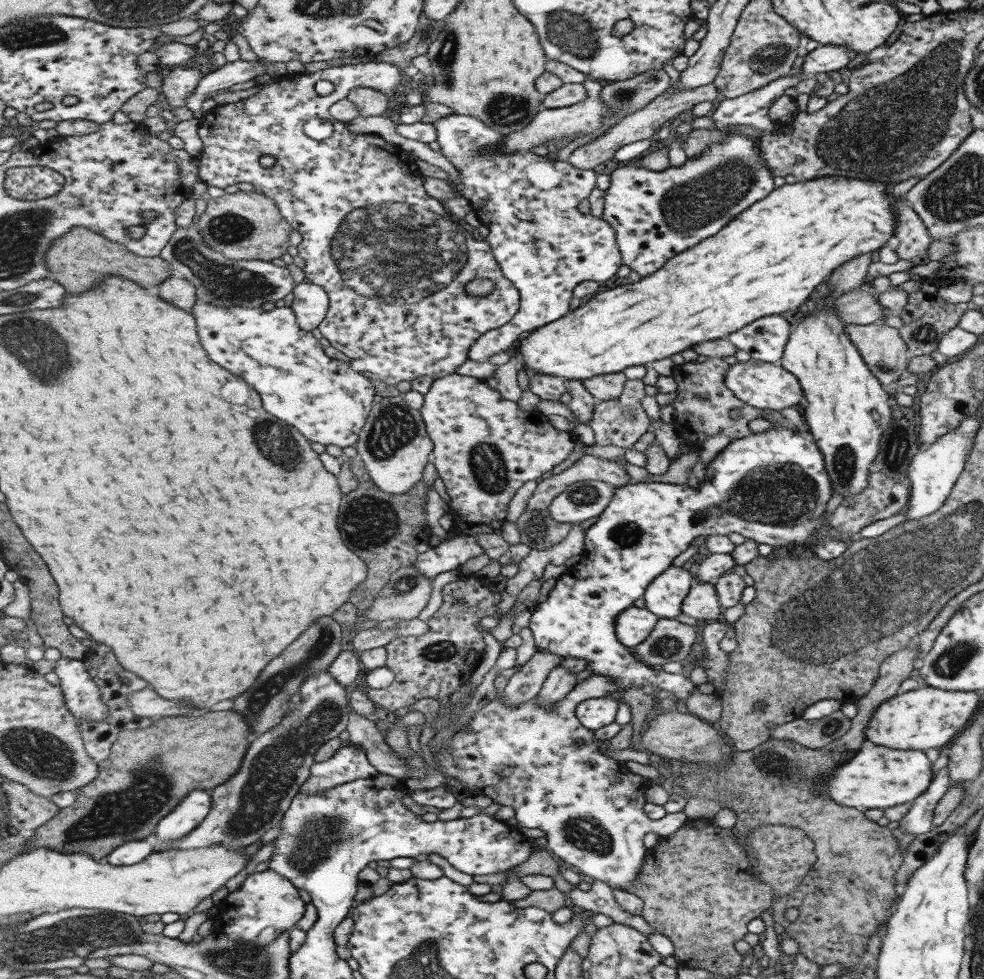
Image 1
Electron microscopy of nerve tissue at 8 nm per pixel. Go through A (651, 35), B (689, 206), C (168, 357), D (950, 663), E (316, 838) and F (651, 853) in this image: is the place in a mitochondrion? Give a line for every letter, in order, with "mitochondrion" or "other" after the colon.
A: other
B: mitochondrion
C: other
D: mitochondrion
E: mitochondrion
F: other

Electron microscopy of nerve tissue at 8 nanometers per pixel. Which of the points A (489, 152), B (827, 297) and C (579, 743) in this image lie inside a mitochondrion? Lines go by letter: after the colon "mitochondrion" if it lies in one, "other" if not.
A: mitochondrion
B: other
C: other

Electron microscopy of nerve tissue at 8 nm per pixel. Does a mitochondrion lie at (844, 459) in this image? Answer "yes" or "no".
yes

